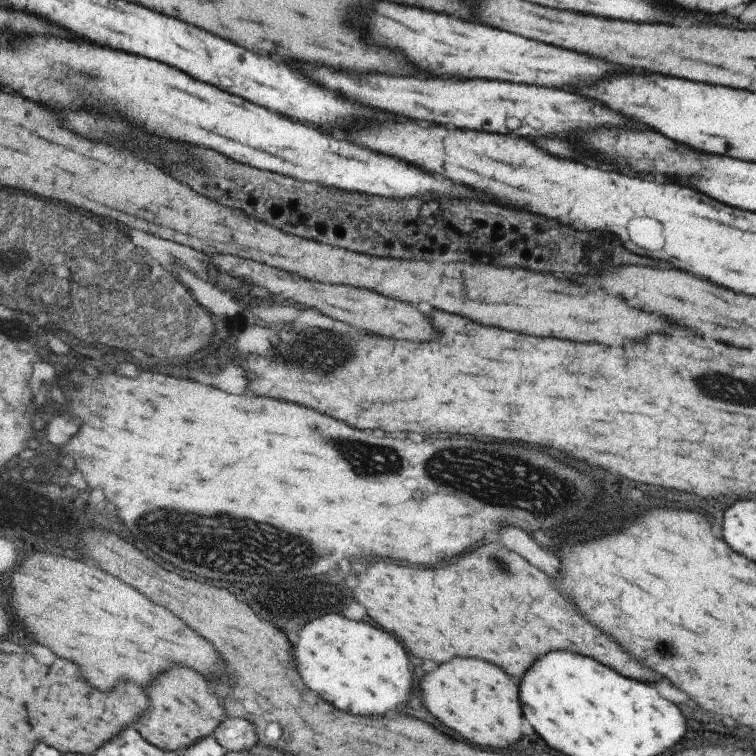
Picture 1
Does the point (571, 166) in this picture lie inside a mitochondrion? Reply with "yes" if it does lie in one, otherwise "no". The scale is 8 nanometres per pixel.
no

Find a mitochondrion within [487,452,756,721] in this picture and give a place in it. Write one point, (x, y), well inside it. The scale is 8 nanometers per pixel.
(668, 650)

